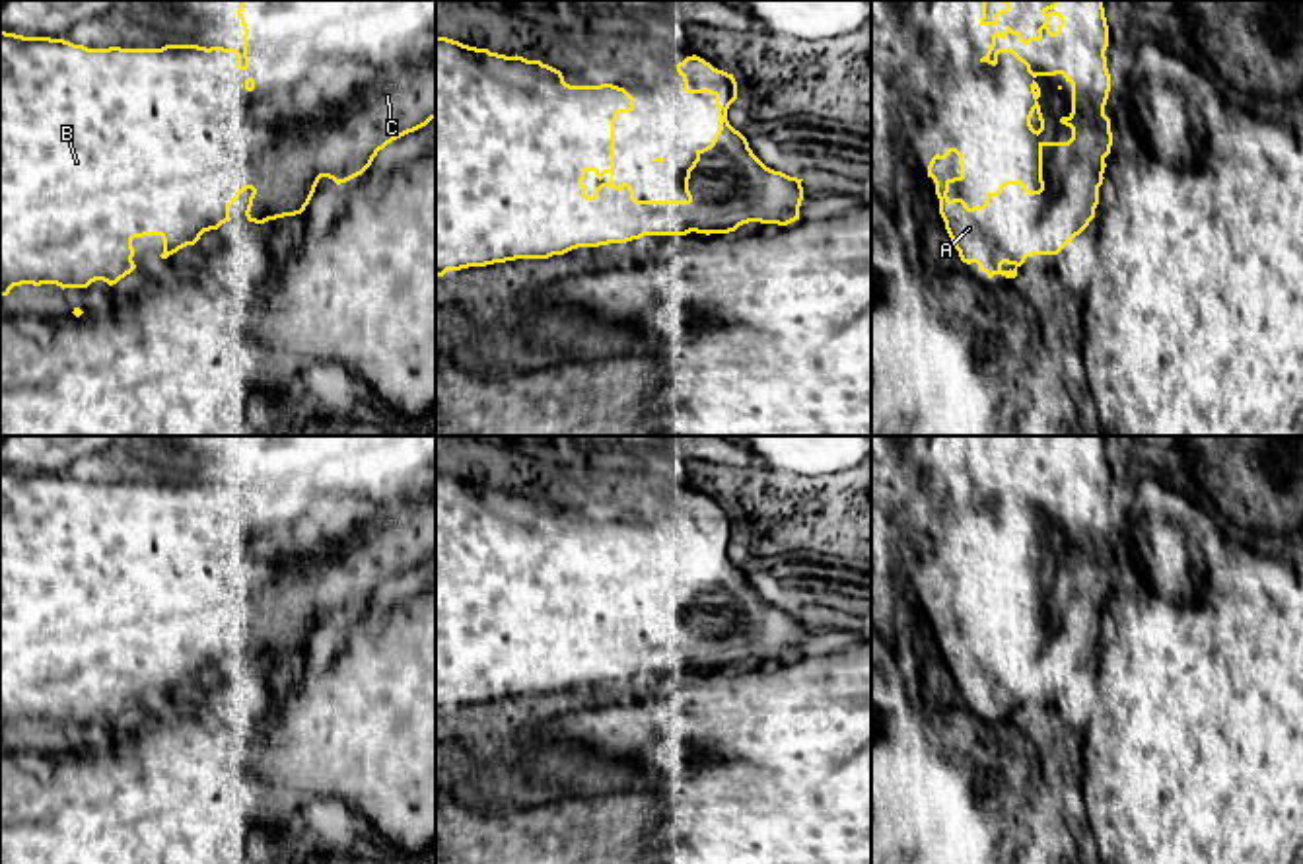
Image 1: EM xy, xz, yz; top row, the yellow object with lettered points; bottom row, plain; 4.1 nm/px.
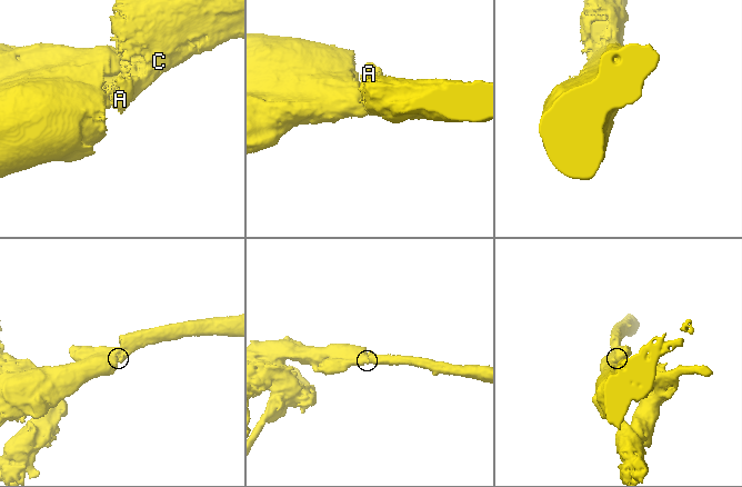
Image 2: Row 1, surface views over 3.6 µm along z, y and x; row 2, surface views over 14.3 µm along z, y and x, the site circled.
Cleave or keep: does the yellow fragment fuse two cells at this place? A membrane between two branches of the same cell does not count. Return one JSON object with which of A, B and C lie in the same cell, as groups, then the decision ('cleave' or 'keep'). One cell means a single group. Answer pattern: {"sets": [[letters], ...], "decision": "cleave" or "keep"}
{"sets": [["A", "B", "C"]], "decision": "keep"}

